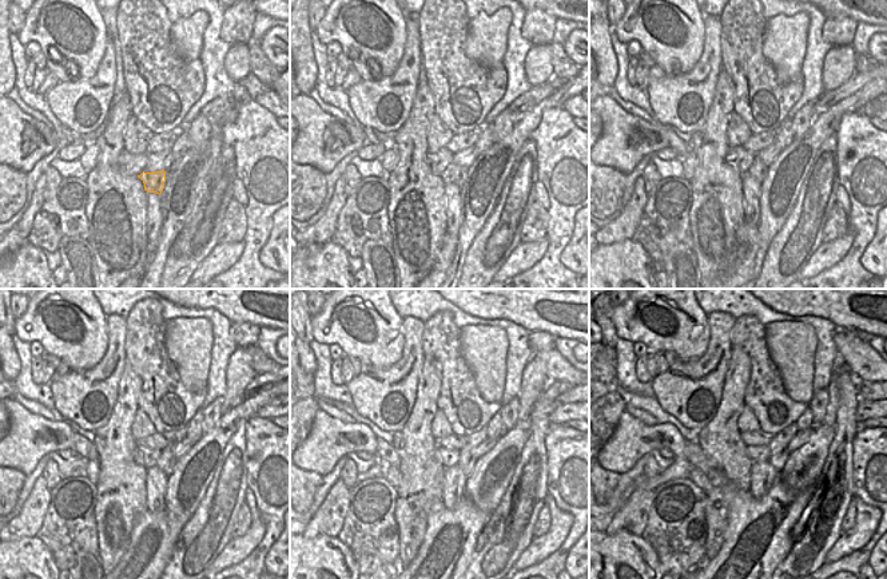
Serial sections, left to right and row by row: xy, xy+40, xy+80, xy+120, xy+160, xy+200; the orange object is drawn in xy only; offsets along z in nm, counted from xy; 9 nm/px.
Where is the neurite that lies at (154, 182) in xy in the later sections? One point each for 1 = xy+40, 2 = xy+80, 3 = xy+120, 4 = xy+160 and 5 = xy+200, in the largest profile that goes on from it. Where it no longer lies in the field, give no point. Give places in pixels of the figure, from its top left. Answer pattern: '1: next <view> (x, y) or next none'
1: next xy+40 (457, 174)
2: next xy+80 (759, 169)
3: next xy+120 (166, 461)
4: next xy+160 (466, 459)
5: next xy+200 (779, 453)

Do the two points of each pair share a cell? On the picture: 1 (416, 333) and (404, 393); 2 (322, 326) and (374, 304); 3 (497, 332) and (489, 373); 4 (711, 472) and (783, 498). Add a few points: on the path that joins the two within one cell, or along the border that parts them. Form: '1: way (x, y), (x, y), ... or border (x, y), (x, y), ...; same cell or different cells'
1: way (413, 348), (413, 357), (404, 379); same cell
2: way (345, 332), (373, 342), (376, 324); same cell
3: way (490, 342), (490, 363); same cell
4: way (728, 488), (743, 503), (766, 503); same cell

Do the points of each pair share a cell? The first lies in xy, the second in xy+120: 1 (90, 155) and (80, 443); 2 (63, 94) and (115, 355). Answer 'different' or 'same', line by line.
1: different
2: same

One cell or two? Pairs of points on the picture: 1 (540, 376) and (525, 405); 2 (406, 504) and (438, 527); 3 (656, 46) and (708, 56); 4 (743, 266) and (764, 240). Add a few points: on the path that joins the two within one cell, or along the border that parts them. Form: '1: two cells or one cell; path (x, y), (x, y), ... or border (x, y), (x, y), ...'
1: one cell; path (536, 383), (526, 399)
2: two cells; border (441, 500), (430, 510), (425, 538), (418, 550)
3: two cells; border (704, 24), (697, 62), (685, 72), (672, 70)
4: two cells; border (758, 226), (758, 252), (754, 260), (752, 274)

